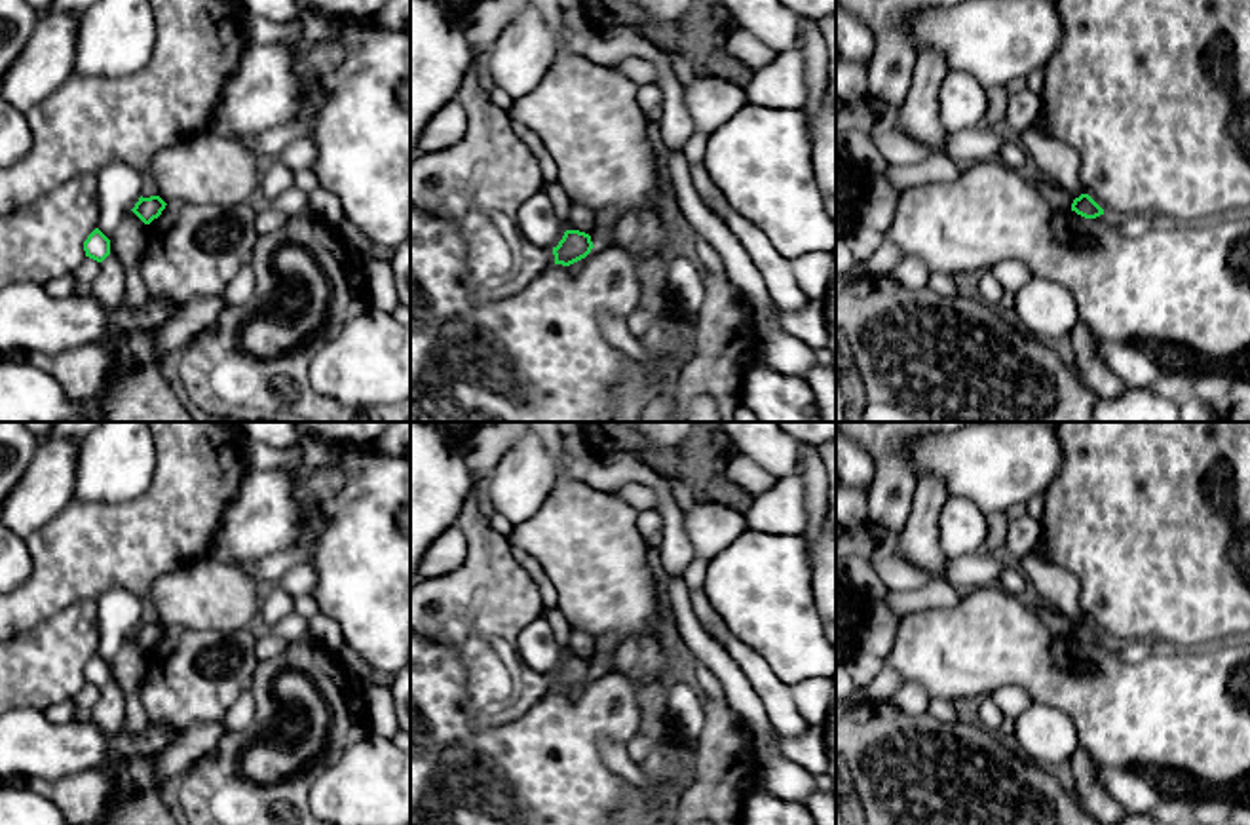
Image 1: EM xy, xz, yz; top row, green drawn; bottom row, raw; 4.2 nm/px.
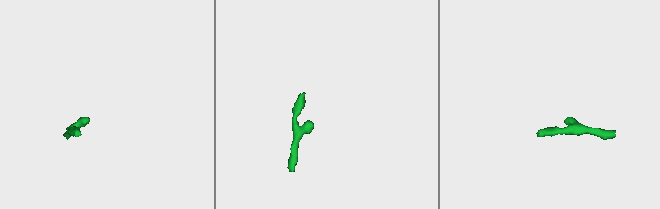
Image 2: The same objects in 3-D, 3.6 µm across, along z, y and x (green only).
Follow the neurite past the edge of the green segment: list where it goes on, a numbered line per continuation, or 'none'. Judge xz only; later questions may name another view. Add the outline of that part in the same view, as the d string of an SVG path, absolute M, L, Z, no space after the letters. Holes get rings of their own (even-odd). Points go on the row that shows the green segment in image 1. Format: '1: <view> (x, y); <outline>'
none

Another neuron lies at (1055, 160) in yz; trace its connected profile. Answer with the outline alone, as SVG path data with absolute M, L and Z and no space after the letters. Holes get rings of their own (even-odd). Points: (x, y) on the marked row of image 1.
M1032 129L1020 137L1020 144L1024 146L1028 165L1041 177L1052 181L1073 200L1085 192L1079 181L1081 162L1070 144Z

